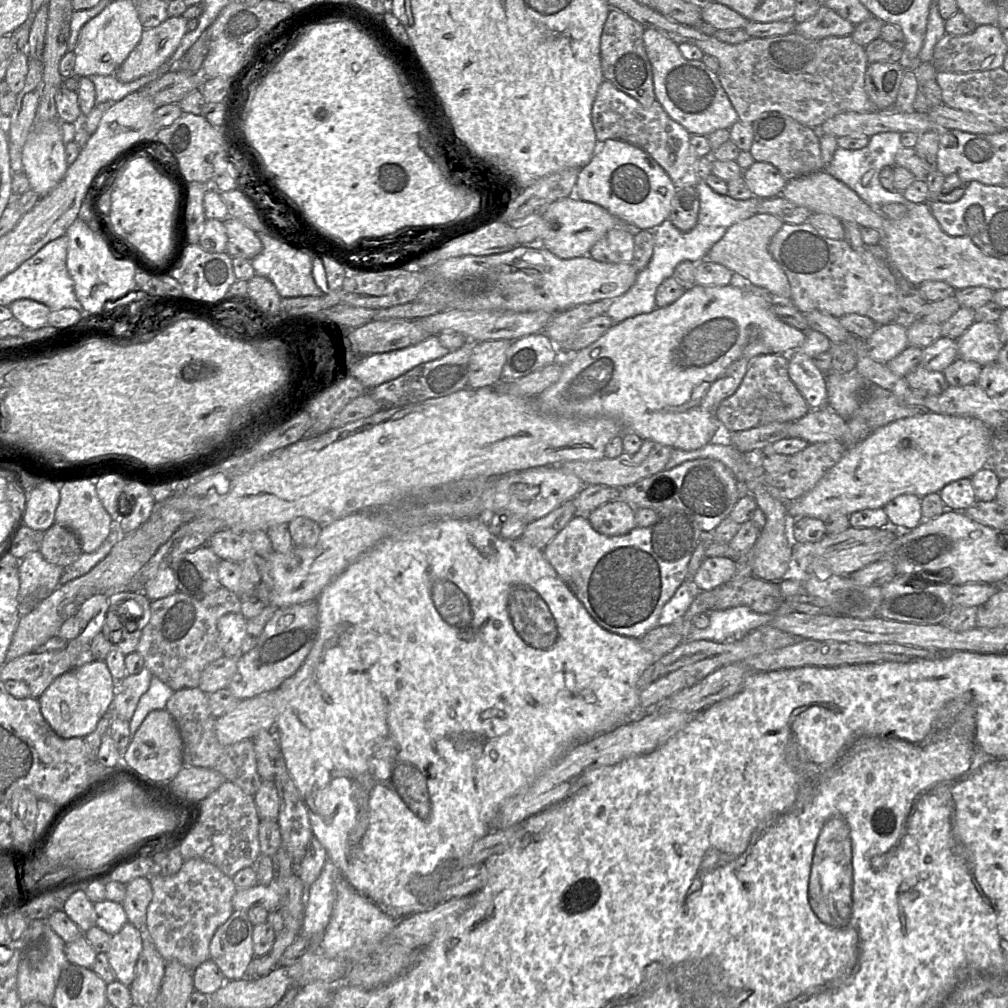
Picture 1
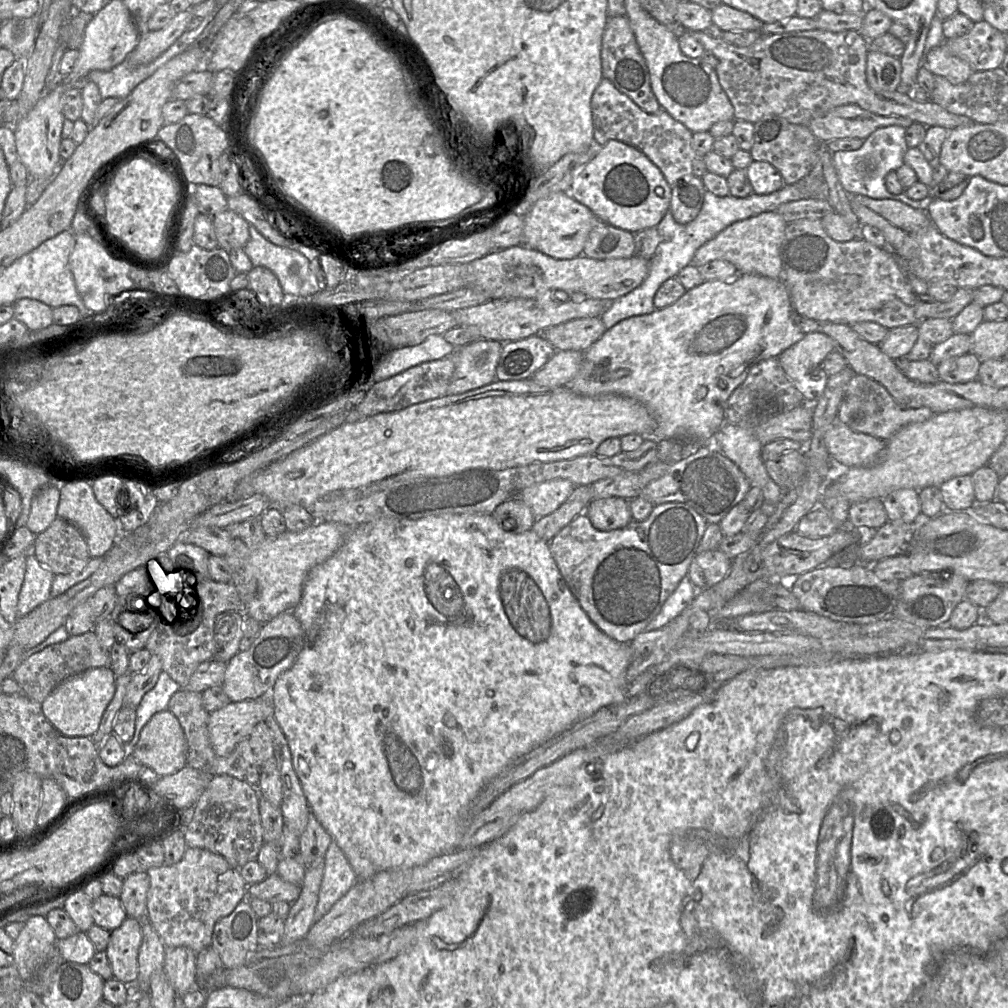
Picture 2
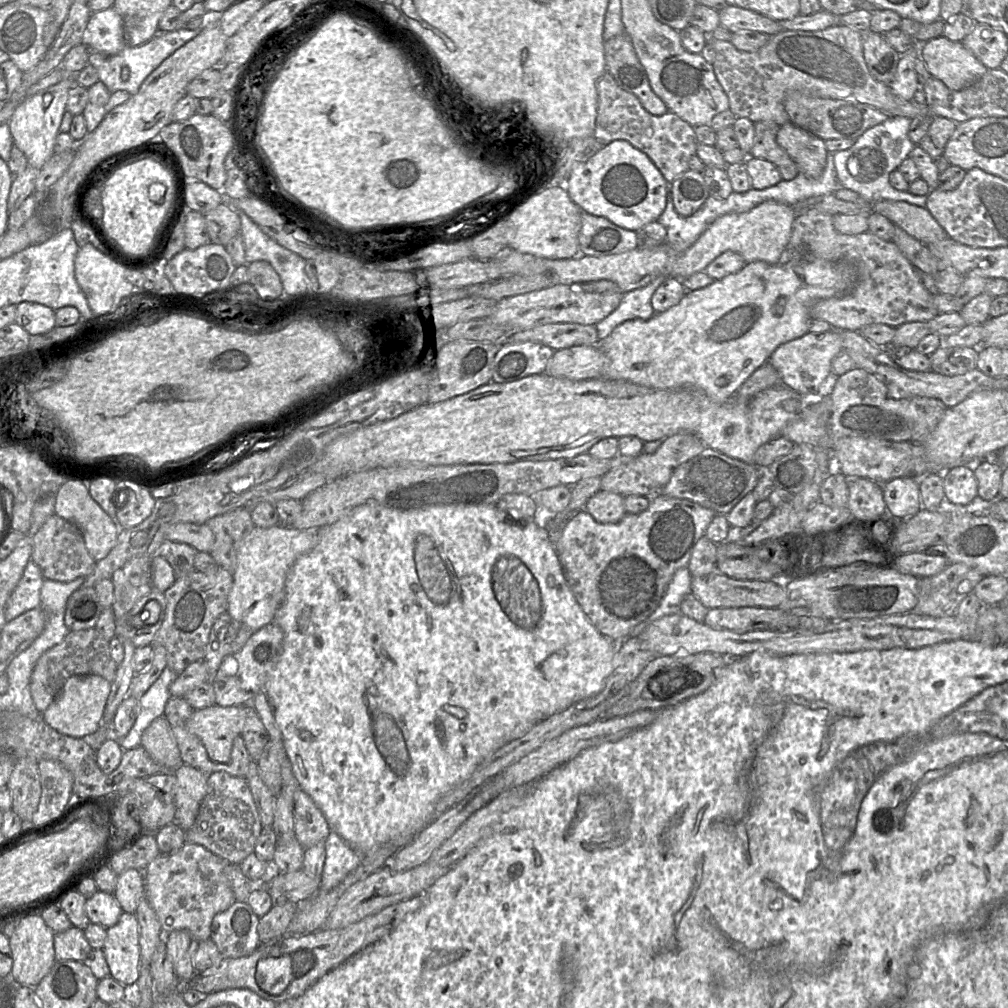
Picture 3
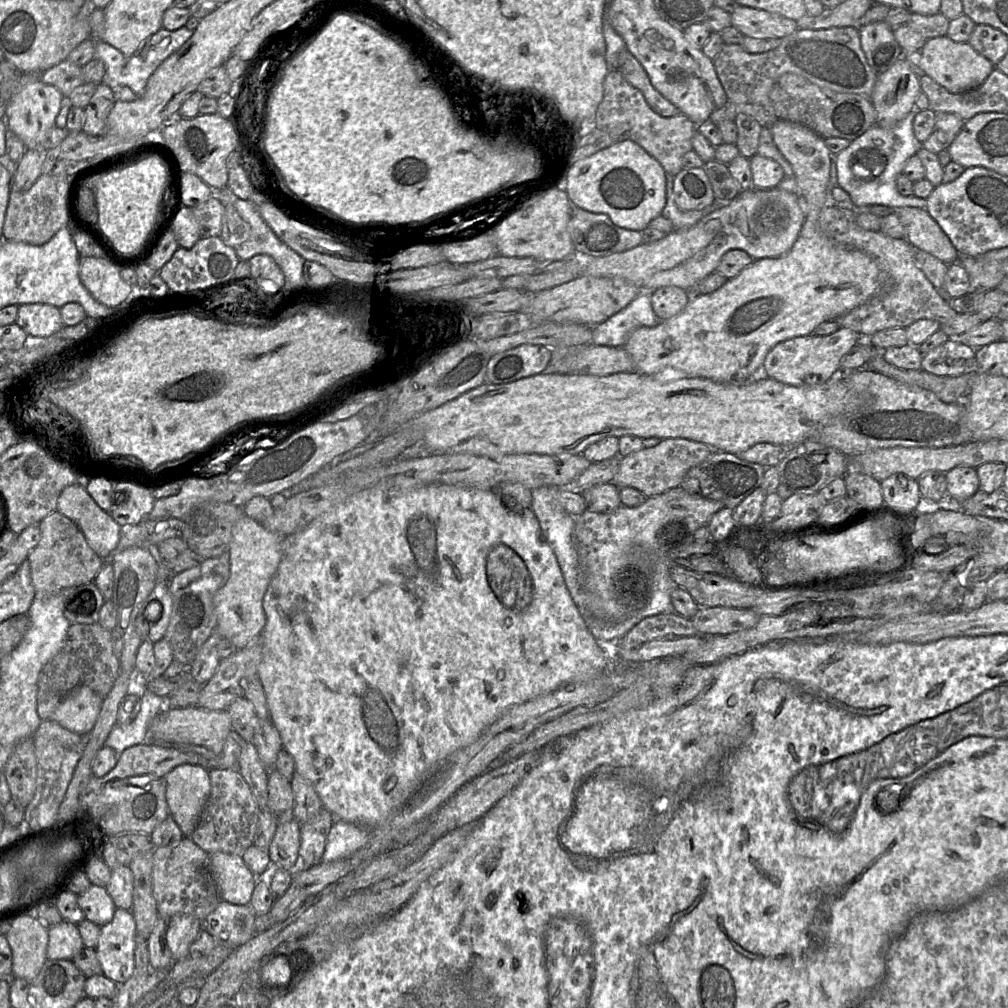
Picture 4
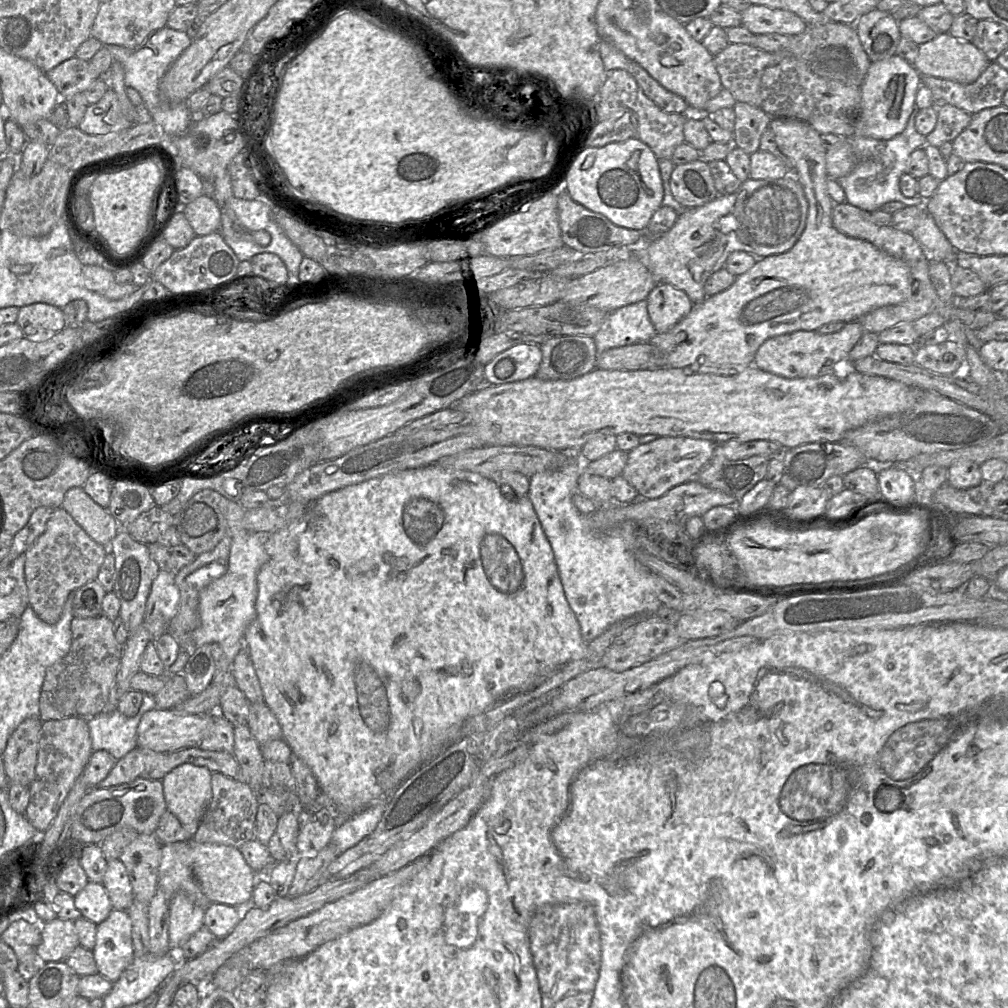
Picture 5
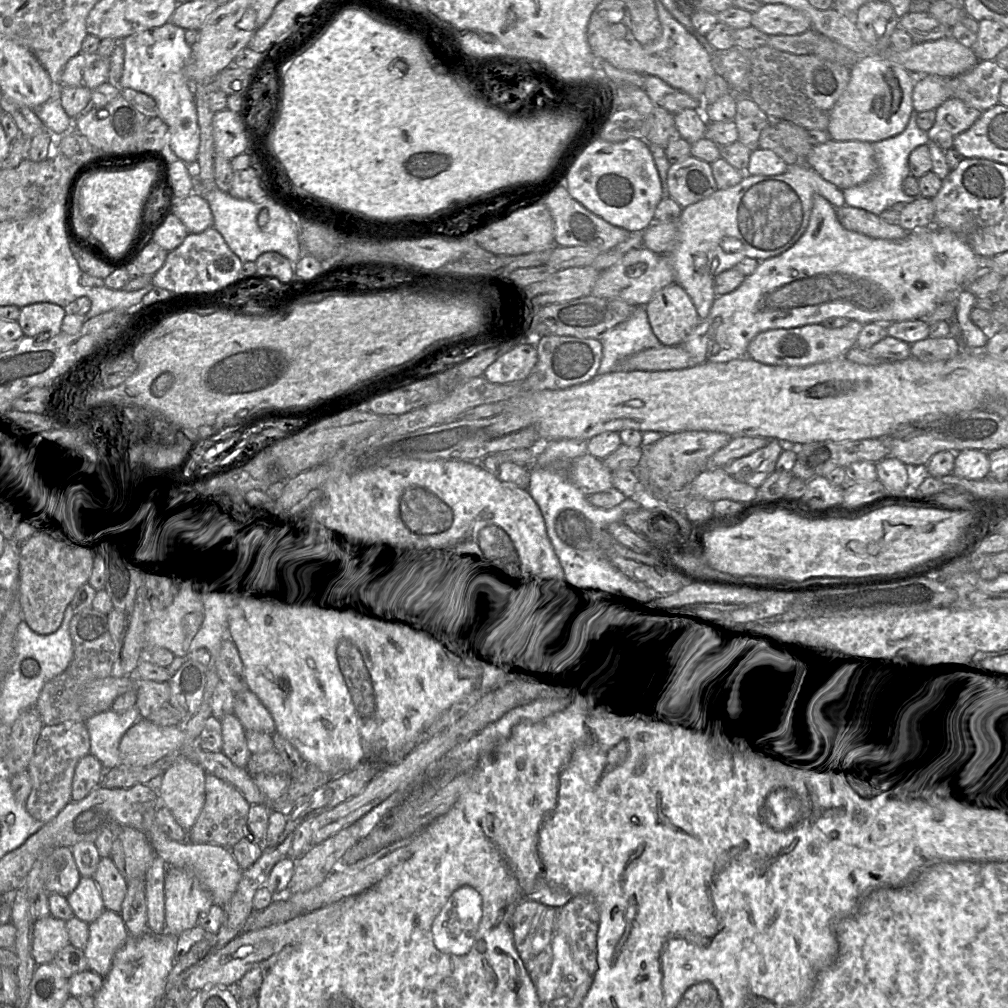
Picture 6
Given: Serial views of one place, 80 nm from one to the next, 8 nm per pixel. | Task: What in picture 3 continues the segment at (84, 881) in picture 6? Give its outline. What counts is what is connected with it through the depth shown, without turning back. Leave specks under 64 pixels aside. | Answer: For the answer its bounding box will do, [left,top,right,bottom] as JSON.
[85,890,124,929]

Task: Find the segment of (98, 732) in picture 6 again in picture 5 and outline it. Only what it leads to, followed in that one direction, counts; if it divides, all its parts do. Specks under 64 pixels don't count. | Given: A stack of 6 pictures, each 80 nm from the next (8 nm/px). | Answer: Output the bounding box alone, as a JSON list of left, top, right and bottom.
[87,693,156,761]

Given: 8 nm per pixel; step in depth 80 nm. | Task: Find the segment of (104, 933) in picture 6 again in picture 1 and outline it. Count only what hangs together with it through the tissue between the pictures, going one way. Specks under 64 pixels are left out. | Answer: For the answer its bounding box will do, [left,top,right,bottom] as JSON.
[107,922,144,986]

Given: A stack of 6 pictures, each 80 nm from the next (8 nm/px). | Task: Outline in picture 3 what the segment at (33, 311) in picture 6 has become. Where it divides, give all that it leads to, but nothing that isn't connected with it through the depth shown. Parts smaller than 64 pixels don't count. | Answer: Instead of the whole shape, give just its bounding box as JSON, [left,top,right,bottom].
[15,302,56,335]

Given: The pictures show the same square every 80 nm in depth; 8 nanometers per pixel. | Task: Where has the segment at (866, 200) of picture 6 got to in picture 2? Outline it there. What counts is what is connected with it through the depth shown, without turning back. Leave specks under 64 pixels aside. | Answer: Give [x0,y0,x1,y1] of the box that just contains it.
[832,125,931,211]

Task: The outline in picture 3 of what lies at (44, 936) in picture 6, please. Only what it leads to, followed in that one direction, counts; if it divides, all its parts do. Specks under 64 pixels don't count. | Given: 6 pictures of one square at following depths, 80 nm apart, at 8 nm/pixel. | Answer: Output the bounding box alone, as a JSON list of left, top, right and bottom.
[54,926,92,962]

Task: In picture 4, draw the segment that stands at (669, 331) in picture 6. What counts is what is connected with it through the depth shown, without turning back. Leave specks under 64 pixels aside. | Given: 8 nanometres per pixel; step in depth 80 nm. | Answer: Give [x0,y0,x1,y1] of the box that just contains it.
[651,286,690,321]

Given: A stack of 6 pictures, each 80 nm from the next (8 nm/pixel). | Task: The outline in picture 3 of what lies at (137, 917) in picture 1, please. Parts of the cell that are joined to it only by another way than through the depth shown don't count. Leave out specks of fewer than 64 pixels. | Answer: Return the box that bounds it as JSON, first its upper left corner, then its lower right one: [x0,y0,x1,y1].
[113,869,145,914]

